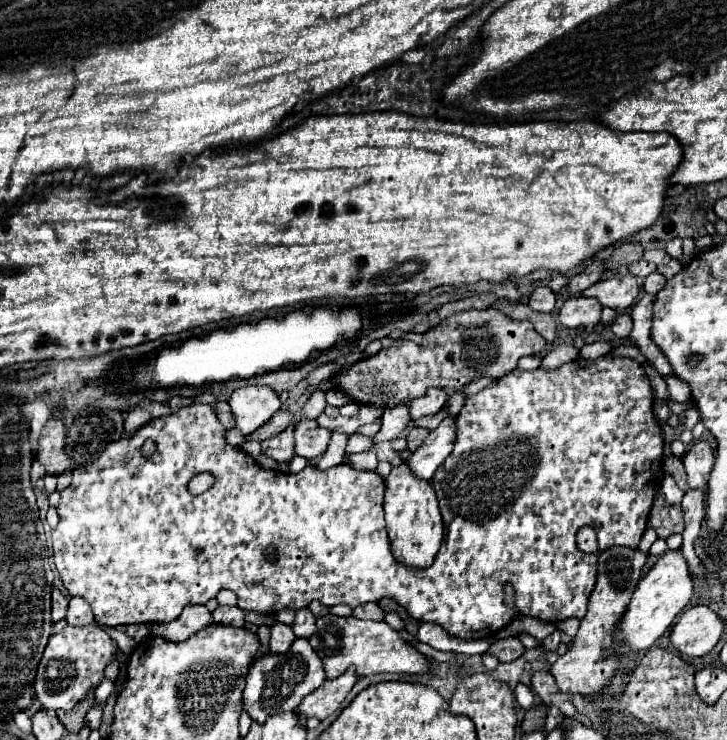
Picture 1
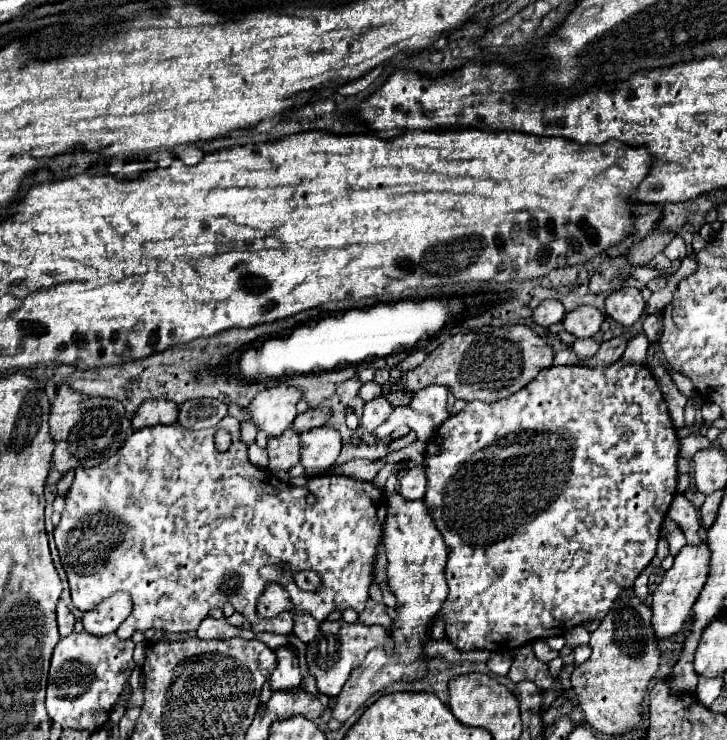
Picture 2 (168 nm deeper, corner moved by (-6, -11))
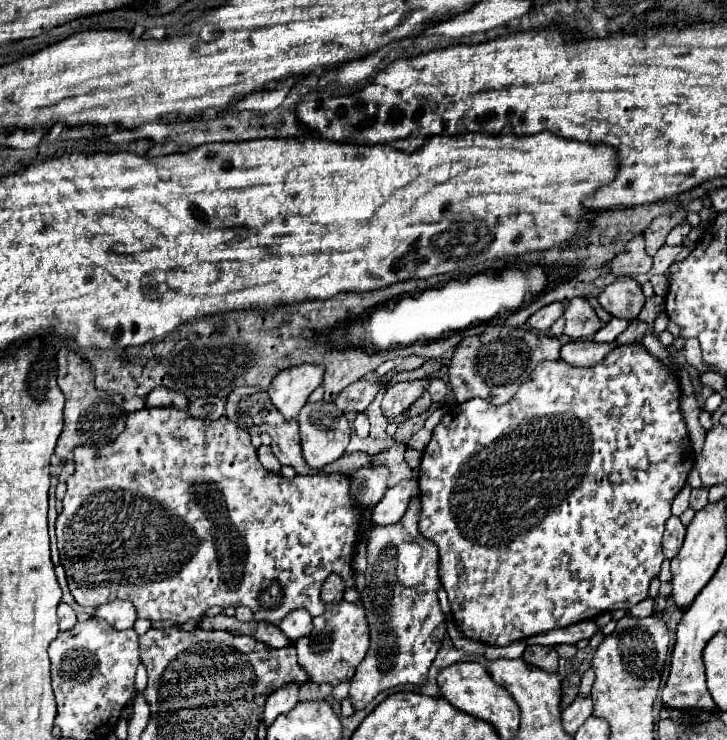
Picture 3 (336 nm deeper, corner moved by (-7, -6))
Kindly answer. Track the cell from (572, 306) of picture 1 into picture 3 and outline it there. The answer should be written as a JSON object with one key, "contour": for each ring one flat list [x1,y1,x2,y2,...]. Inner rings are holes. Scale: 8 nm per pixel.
{"contour":[[575,297,569,301,569,305,565,307,565,319,565,335,573,341,591,339,591,335,595,335,601,329,597,313,583,297]]}

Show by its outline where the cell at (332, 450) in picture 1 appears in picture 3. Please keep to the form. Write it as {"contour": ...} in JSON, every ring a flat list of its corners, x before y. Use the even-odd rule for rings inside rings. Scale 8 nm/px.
{"contour":[[423,377,423,379,415,379,415,381,395,383,393,387,389,387,383,395,383,415,397,417,405,409,409,409,409,405,415,403,423,395,427,381,429,381,429,377]]}

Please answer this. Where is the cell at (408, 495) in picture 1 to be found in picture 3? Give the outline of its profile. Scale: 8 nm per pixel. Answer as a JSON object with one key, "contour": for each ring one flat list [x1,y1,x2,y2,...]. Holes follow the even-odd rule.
{"contour":[[415,492,399,523,393,527,373,525,367,535,367,583,361,593,361,603,369,621,371,647,351,679,349,697,355,709,363,709,375,695,389,687,401,683,423,685,447,635,445,615,437,601,437,589,441,585,437,575,439,553,437,545,419,533,419,509,419,493]]}

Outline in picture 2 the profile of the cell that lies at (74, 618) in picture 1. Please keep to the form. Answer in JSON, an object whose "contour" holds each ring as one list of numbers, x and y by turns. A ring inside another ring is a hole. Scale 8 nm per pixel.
{"contour":[[126,592,114,594,102,604,98,604,94,610,84,612,82,616,84,630,94,636,112,634,128,618,130,610,132,610,132,598]]}

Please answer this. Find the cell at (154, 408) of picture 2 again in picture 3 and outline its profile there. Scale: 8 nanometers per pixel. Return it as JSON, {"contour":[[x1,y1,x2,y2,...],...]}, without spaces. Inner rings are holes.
{"contour":[[159,387,159,389,153,389,149,395,147,395,147,407,177,407,177,409,183,409,187,411,189,407,189,399,185,395,181,395,179,391,171,391,171,389,165,389,165,387]]}

